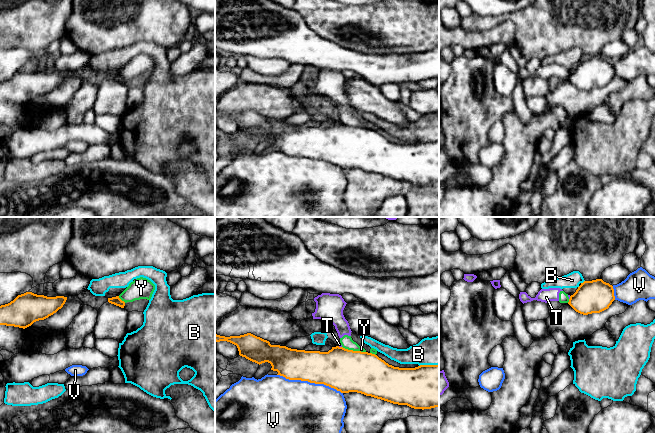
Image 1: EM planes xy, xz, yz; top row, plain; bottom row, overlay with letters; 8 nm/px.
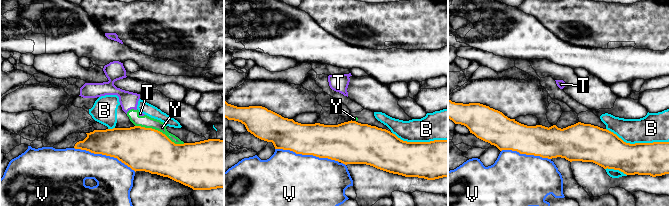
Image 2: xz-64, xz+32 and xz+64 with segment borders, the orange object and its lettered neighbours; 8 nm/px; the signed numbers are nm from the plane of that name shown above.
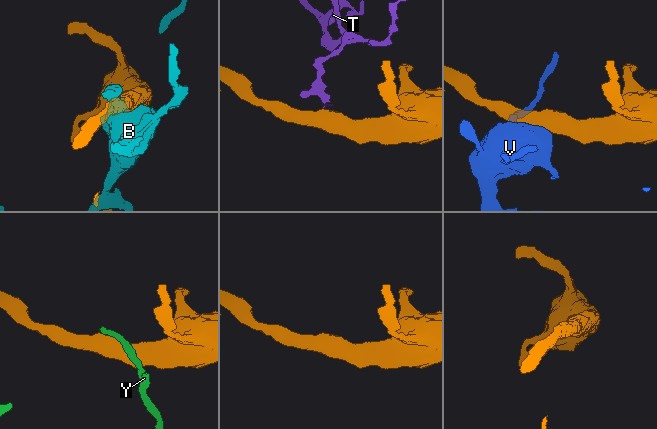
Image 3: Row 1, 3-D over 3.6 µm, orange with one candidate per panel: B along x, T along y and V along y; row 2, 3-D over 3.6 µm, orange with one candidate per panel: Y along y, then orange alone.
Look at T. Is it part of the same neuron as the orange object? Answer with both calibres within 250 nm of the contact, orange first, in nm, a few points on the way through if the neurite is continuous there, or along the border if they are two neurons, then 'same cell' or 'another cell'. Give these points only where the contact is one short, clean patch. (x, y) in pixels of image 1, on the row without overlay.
340 nm thick on the orange side, 20 nm on the other; border along xz (338, 121), (341, 123); another cell

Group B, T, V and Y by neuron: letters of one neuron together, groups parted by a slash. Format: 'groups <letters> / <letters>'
groups B / T Y / V

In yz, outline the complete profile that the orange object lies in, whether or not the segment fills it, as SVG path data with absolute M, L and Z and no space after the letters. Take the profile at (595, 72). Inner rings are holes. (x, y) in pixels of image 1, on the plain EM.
M602 55L584 57L570 72L568 80L578 89L588 91L609 84L615 76L613 62Z

